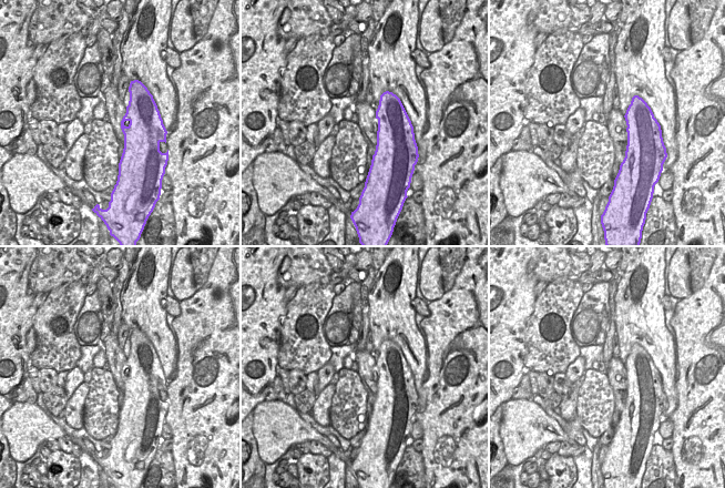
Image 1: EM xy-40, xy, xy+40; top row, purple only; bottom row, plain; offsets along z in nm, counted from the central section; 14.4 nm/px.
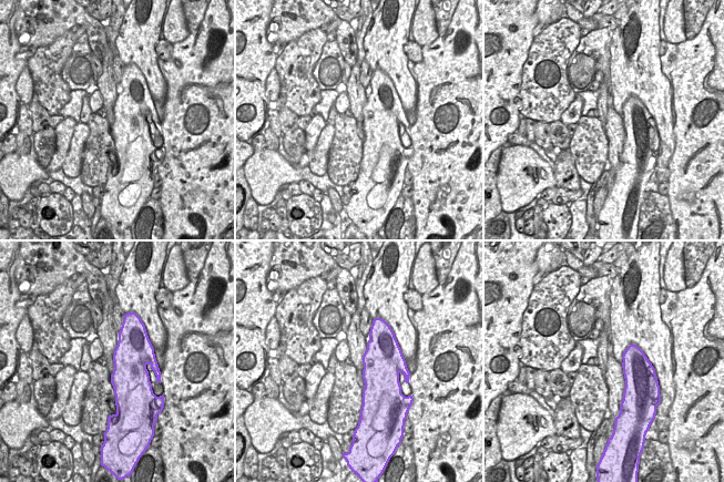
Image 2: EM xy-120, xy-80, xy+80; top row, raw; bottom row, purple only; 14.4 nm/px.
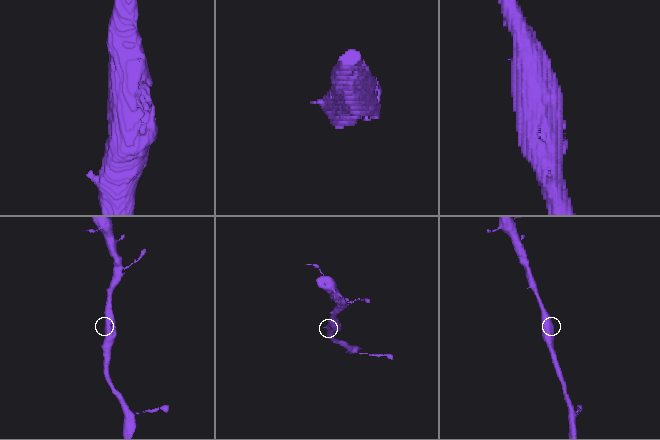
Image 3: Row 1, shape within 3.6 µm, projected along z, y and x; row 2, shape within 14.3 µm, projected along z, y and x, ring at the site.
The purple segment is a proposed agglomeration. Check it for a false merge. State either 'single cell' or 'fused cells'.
single cell

